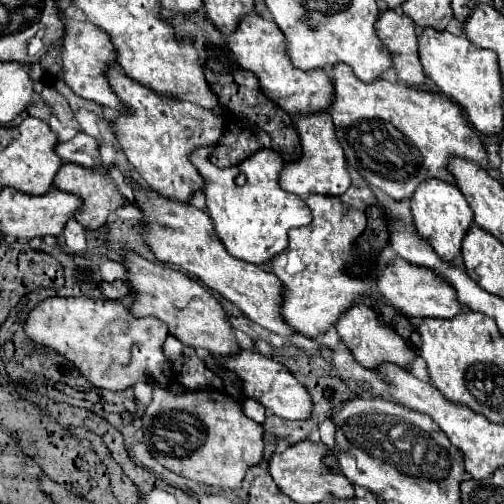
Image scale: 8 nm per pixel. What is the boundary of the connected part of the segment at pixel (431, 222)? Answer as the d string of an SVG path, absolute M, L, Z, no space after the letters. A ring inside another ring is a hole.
M441 179L423 181L411 199L411 213L415 219L417 233L421 233L421 239L425 239L443 261L451 263L461 255L461 241L467 229L473 225L473 211L455 185L445 183Z

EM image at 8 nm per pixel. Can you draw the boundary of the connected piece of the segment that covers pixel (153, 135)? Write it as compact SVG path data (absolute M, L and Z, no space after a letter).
M115 69L109 71L109 81L119 99L129 105L129 113L119 113L119 117L111 123L129 163L153 191L175 201L189 203L197 191L205 189L205 179L197 167L191 165L189 155L193 149L217 143L217 137L221 137L223 119L193 103L165 99Z

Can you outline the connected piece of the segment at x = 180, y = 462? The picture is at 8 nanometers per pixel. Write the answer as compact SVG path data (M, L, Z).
M153 389L153 401L143 415L143 433L149 453L169 471L211 487L239 489L247 467L263 457L263 427L249 419L241 403L225 391L171 393Z

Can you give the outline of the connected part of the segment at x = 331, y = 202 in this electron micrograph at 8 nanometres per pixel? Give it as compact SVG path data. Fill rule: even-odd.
M313 195L305 203L307 203L307 207L313 213L313 223L307 225L307 227L291 229L289 231L289 249L283 251L281 255L277 255L273 261L269 261L267 269L273 271L285 283L285 293L283 293L283 297L285 297L285 301L283 301L283 317L285 317L285 321L293 329L297 329L301 335L315 339L317 335L327 333L339 321L339 317L347 309L351 309L353 305L359 305L359 303L369 305L369 307L375 307L377 305L377 301L381 299L381 295L379 295L373 279L377 277L377 267L381 263L381 255L375 255L375 257L361 255L355 249L355 239L367 227L365 213L361 213L359 209L353 209L353 207L345 207L339 201L339 197ZM355 263L367 263L369 265L369 271L367 271L365 277L351 277L347 273L347 267L351 267Z

